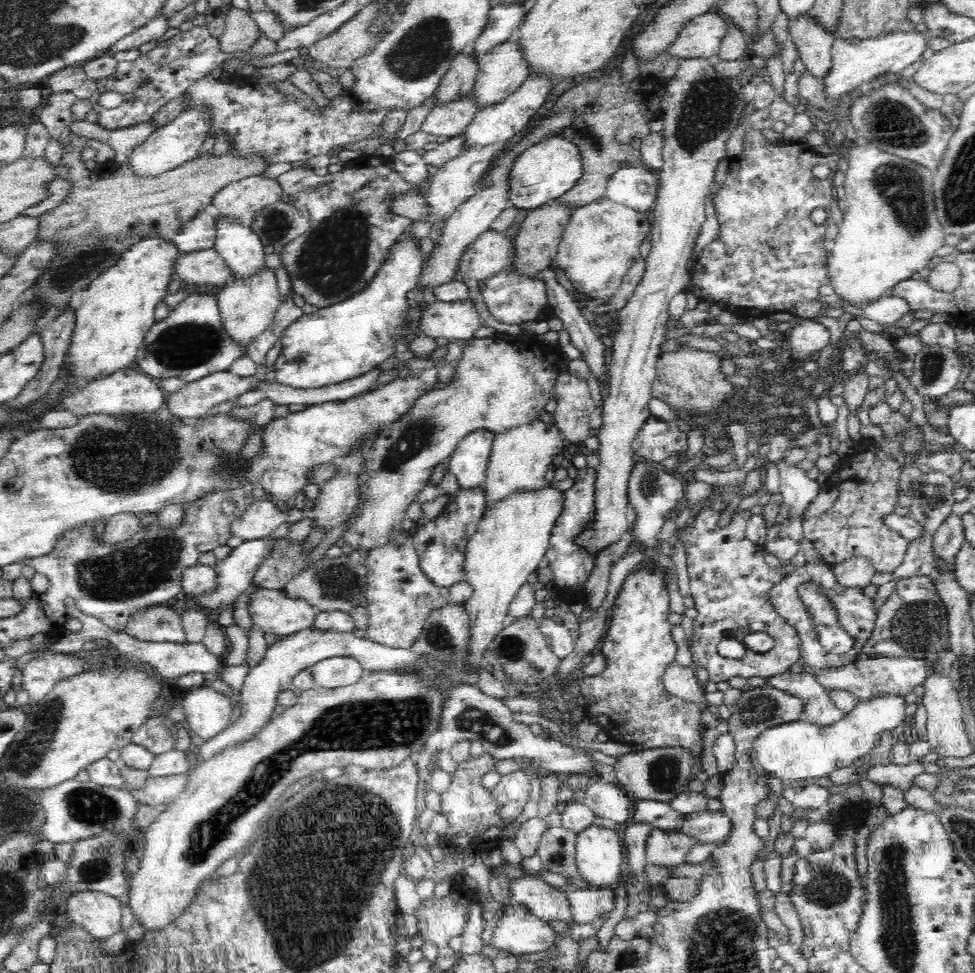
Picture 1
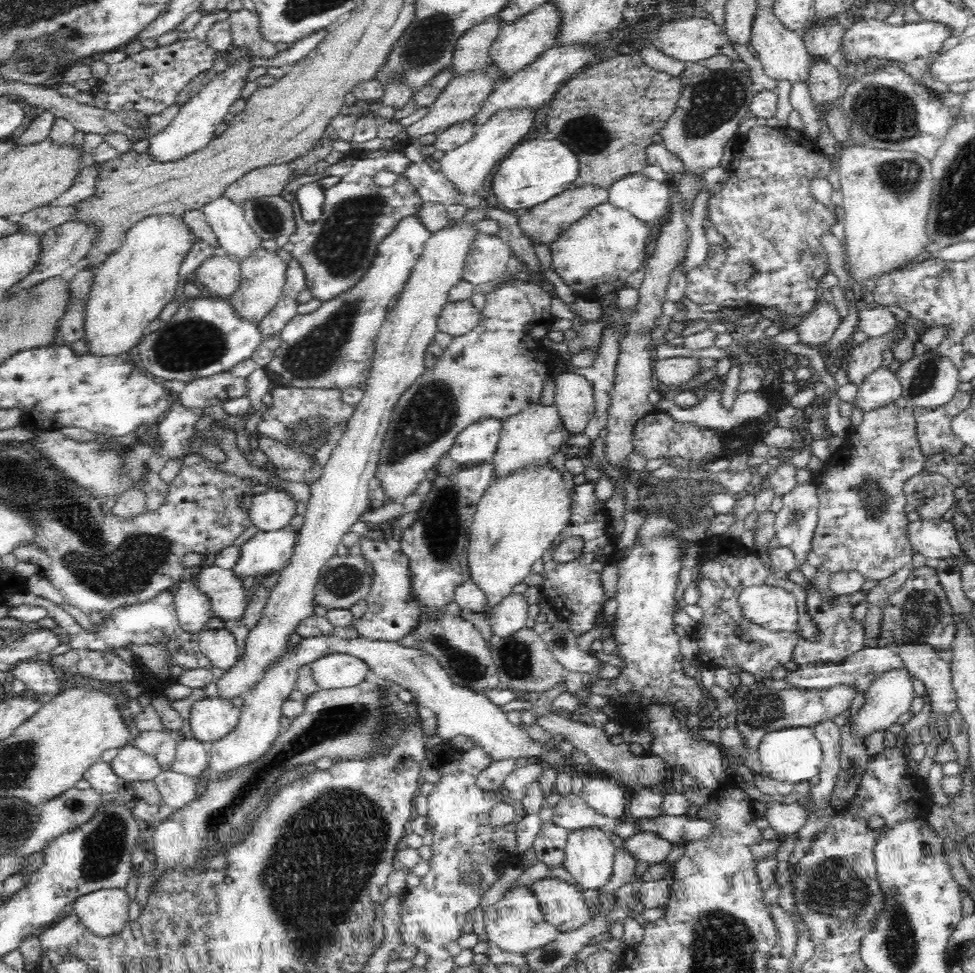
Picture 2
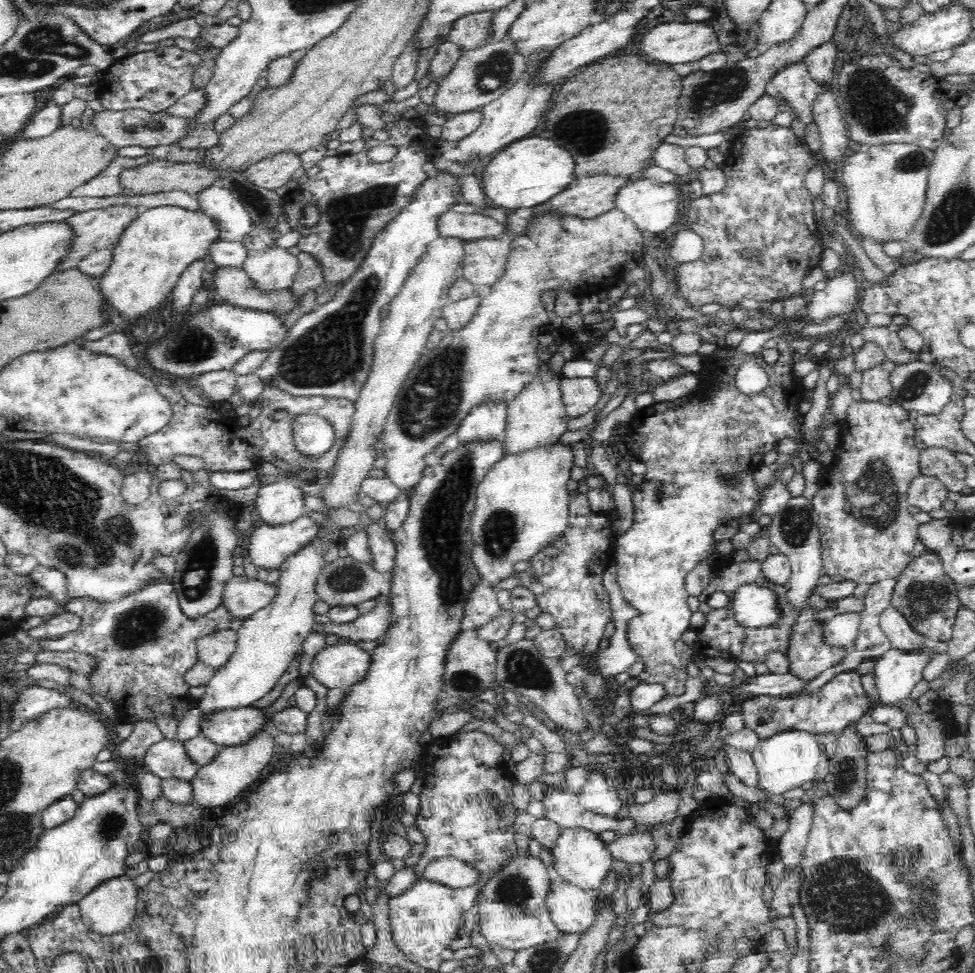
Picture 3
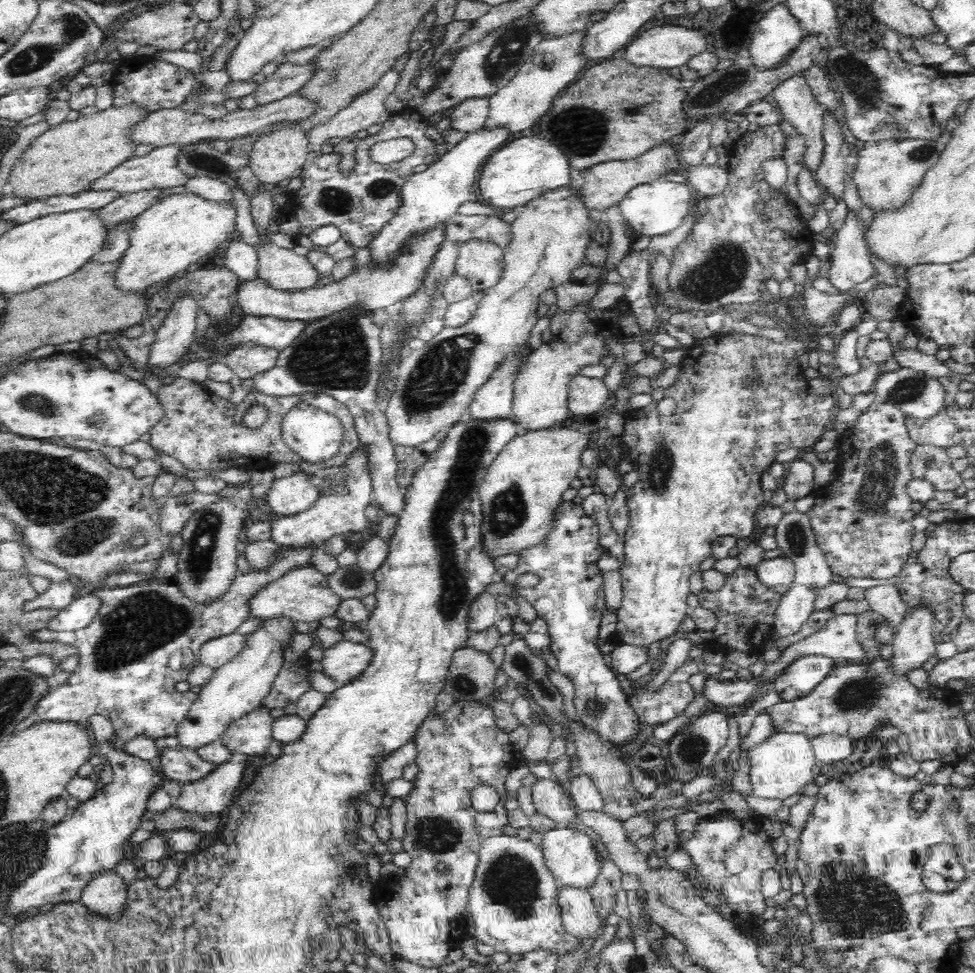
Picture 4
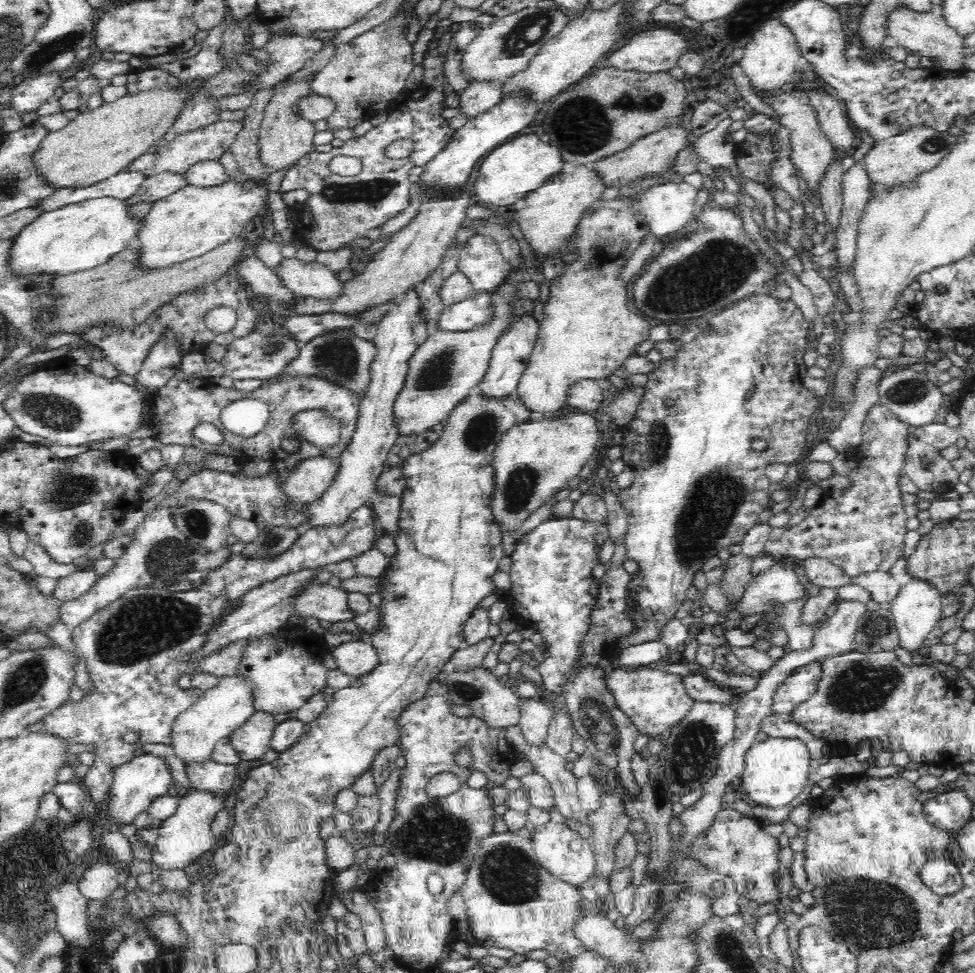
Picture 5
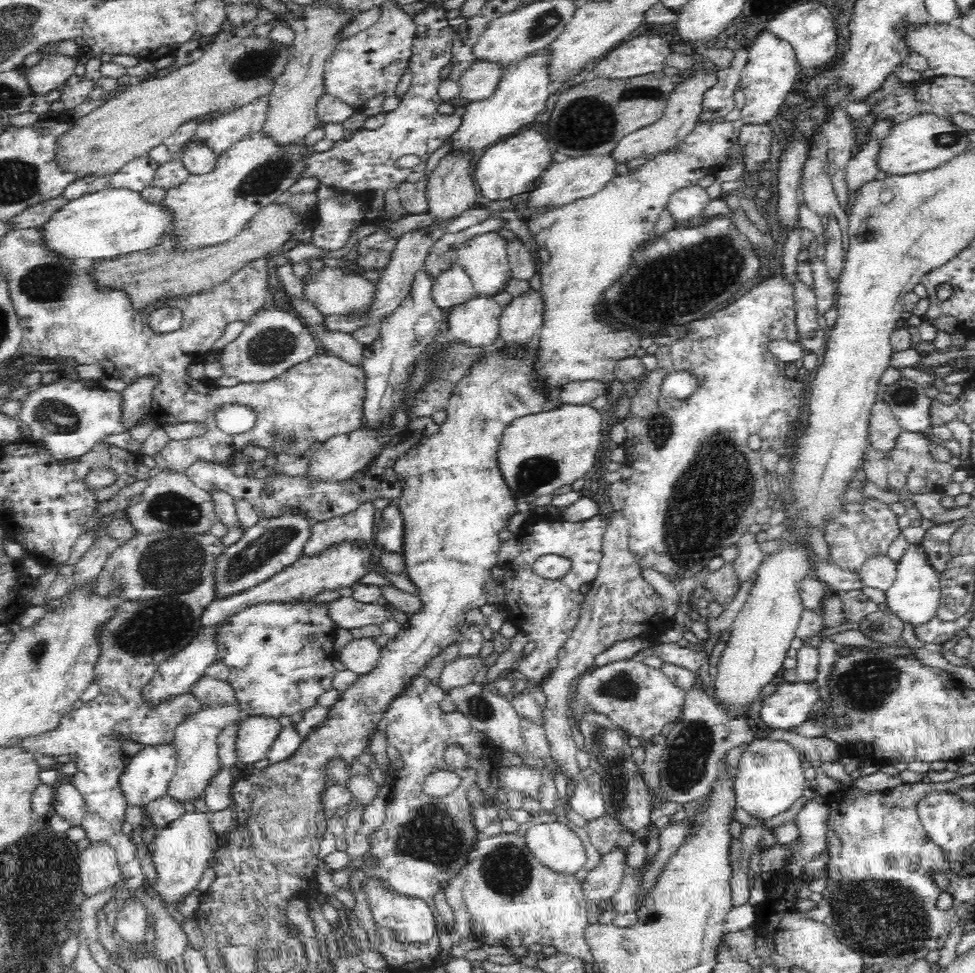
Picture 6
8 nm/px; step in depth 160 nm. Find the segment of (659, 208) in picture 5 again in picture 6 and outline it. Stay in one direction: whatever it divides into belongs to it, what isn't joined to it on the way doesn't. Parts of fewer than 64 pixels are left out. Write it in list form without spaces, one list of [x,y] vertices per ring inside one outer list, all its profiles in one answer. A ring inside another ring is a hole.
[[[688,186],[676,191],[668,200],[666,210],[674,218],[675,224],[694,222],[702,210],[710,204],[710,196],[702,186]]]

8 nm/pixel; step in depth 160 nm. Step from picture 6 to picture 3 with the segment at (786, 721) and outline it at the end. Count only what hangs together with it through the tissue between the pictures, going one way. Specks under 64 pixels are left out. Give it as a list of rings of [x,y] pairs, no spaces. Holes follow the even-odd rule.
[[[809,606],[790,628],[787,640],[787,672],[804,682],[818,678],[848,654],[845,650],[824,644],[821,637],[824,623],[818,622],[817,614]]]

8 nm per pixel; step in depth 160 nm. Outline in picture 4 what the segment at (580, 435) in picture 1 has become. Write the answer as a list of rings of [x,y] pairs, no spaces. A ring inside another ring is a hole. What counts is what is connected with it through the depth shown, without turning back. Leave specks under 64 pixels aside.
[[[578,375],[569,384],[567,407],[576,421],[599,417],[611,400],[612,395],[603,380]]]

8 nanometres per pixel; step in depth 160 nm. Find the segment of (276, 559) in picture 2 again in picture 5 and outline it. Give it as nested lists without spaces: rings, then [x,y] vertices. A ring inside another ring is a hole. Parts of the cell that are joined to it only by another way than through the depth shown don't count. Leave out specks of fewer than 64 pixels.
[[[412,285],[401,297],[400,304],[392,306],[388,314],[379,322],[376,336],[371,340],[375,346],[375,355],[370,361],[369,383],[361,396],[354,434],[346,450],[340,455],[341,470],[337,480],[310,506],[311,522],[308,528],[342,523],[348,518],[350,512],[371,499],[374,482],[377,482],[382,474],[384,462],[400,435],[394,419],[394,404],[402,386],[406,384],[408,360],[418,350],[418,346],[428,340],[432,330],[428,327],[426,317],[422,315],[420,293],[416,285]]]

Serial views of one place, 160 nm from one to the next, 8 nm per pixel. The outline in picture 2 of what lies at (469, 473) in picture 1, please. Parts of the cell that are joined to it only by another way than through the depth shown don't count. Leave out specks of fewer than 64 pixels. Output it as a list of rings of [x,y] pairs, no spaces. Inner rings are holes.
[[[482,417],[468,423],[456,435],[448,454],[456,464],[493,462],[498,451],[503,420]]]

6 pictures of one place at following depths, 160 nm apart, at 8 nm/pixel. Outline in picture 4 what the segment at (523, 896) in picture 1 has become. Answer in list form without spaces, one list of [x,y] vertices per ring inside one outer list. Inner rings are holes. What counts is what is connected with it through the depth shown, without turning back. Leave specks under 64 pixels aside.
[[[560,887],[559,903],[563,910],[565,932],[582,941],[596,941],[604,934],[604,919],[596,910],[589,890]]]

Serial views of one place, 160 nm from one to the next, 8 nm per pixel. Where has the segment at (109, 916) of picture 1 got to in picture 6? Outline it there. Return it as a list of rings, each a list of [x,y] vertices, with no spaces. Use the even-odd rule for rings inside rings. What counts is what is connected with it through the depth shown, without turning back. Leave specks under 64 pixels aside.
[[[94,841],[79,852],[79,879],[81,892],[87,897],[122,880],[116,849],[108,841]]]

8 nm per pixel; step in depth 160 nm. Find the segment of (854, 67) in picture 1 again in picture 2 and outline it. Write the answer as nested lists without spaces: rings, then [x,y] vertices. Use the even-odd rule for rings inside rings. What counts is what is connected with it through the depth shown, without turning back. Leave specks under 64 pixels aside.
[[[874,18],[859,20],[845,32],[840,51],[848,63],[858,64],[868,58],[887,59],[900,64],[917,58],[926,59],[932,53],[938,53],[945,40],[955,36],[953,29],[942,22],[914,22],[904,26],[893,26],[886,21]]]

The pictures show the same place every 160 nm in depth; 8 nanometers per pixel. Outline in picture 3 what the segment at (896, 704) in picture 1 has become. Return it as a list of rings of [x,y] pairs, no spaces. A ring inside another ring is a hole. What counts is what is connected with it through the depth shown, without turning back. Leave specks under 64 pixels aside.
[[[925,636],[924,645],[912,650],[902,650],[892,647],[888,652],[875,661],[874,678],[875,684],[880,698],[880,706],[890,706],[896,701],[900,701],[910,695],[914,685],[922,680],[922,672],[924,668],[932,662],[932,658],[938,654],[933,645],[928,645],[930,638]],[[788,730],[762,739],[751,752],[757,768],[757,789],[766,795],[784,794],[800,788],[804,782],[814,781],[816,768],[822,759],[819,745],[812,733],[804,730]]]

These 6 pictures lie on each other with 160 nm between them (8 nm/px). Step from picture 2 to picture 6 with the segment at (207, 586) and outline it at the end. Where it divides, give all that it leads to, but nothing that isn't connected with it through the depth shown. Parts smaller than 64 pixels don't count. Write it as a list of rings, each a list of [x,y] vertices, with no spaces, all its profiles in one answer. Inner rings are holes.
[[[352,597],[338,598],[330,602],[329,611],[339,627],[350,630],[362,626],[382,626],[388,620],[394,620],[394,612],[382,604],[357,602]]]

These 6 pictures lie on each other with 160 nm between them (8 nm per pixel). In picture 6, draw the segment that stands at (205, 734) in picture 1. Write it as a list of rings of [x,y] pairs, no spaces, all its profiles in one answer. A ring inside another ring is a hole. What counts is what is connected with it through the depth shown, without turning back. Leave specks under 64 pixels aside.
[[[248,716],[242,724],[235,743],[237,759],[240,764],[254,764],[262,758],[270,746],[282,733],[277,718],[266,716]]]

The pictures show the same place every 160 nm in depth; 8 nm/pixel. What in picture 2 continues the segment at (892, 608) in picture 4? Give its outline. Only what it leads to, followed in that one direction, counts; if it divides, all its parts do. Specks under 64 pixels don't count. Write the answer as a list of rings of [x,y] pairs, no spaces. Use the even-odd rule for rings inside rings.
[[[900,641],[893,649],[913,678],[922,680],[930,690],[932,712],[949,718],[949,714],[957,709],[956,689],[951,683],[951,662],[939,658],[937,649],[928,643]]]

